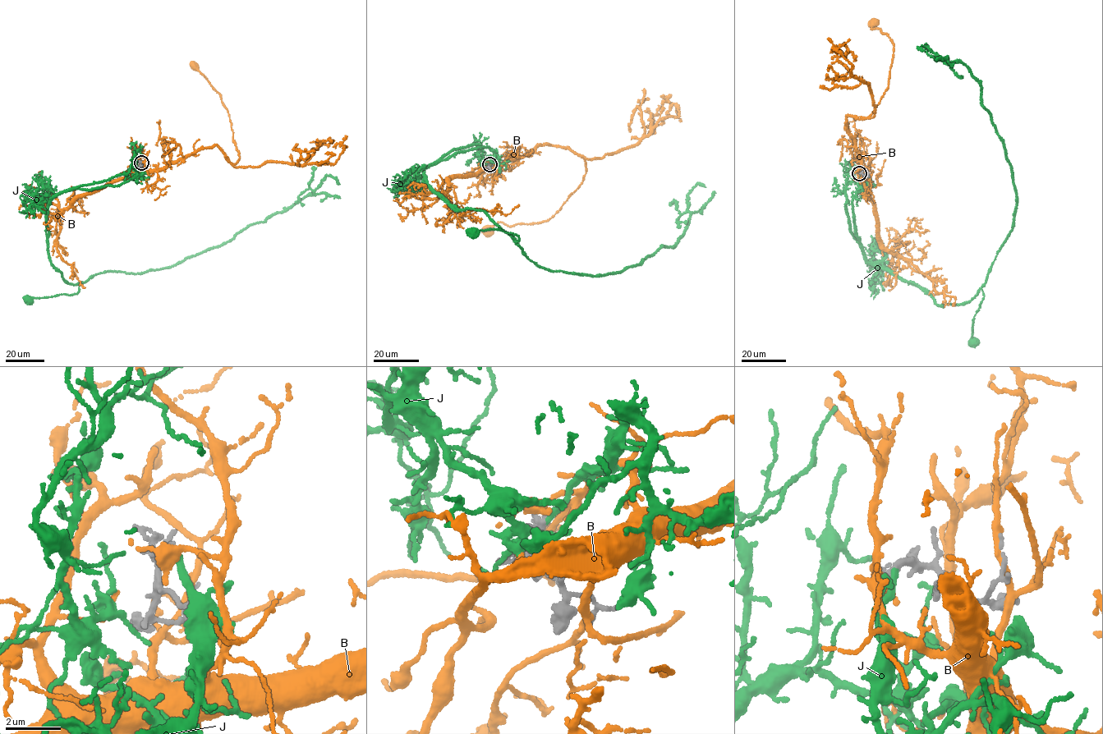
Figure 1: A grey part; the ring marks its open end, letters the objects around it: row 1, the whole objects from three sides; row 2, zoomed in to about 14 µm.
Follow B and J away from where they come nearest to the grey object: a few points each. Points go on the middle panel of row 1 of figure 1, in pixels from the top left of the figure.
B: (489, 163), (494, 159), (503, 164), (551, 144), (583, 158), (585, 172), (549, 219), (500, 222), (488, 231)
J: (489, 164), (497, 156), (484, 147), (424, 168), (443, 200), (483, 211), (519, 240), (472, 232)

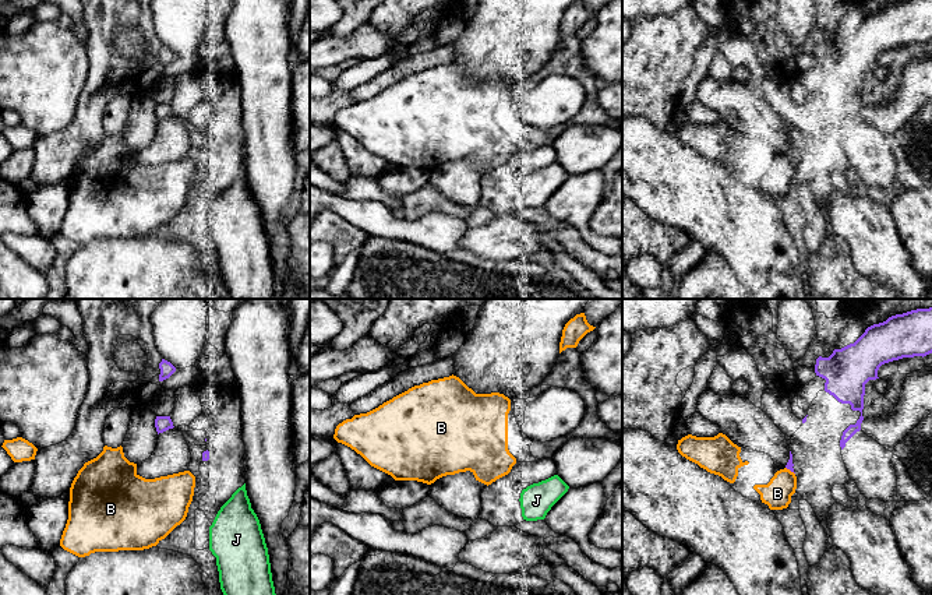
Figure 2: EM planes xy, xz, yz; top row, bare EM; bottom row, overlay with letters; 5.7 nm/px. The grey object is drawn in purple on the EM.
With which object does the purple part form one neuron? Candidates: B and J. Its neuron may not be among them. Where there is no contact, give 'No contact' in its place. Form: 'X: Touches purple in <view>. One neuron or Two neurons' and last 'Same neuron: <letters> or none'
B: Touches purple in yz. Two neurons
J: No contact. One neuron
Same neuron: J

